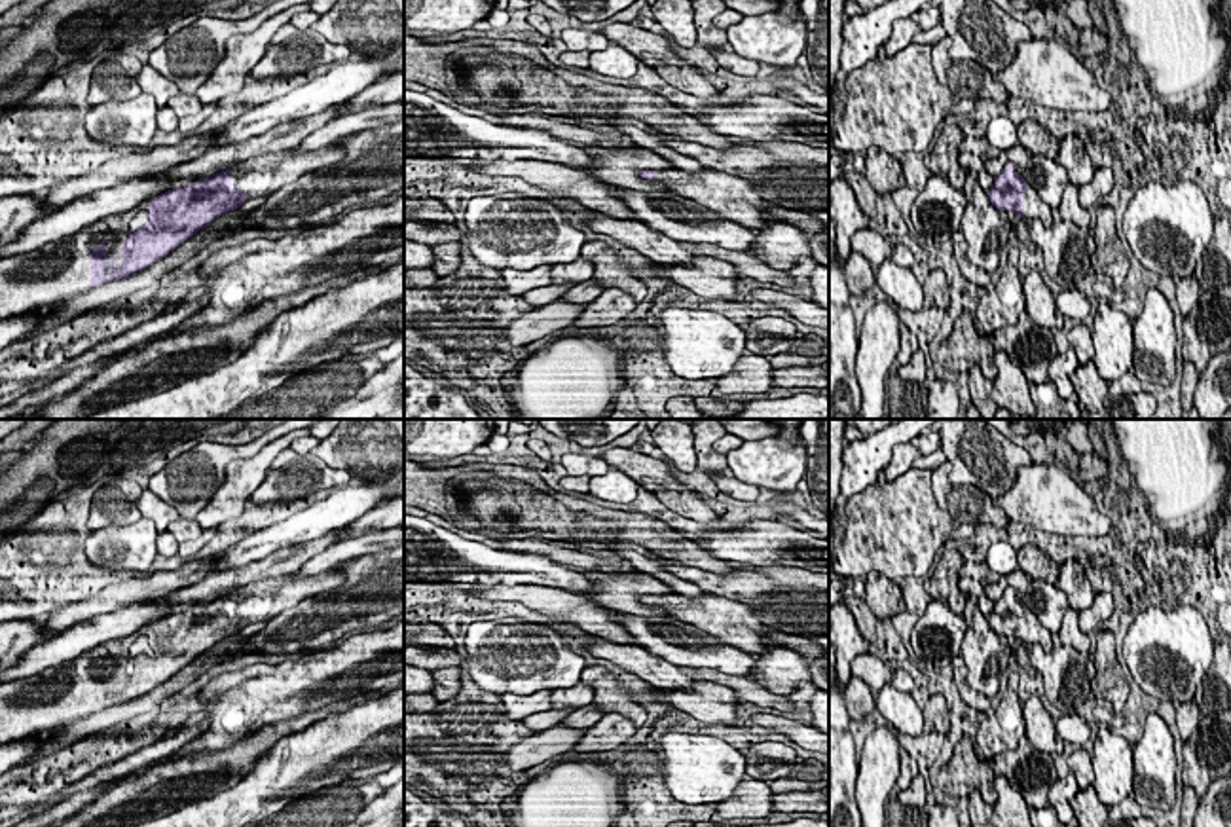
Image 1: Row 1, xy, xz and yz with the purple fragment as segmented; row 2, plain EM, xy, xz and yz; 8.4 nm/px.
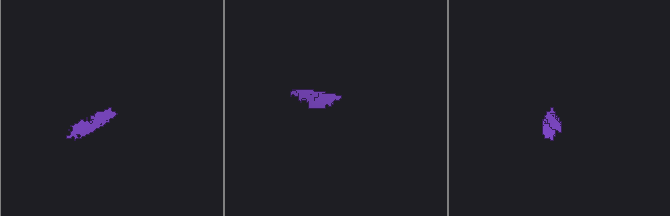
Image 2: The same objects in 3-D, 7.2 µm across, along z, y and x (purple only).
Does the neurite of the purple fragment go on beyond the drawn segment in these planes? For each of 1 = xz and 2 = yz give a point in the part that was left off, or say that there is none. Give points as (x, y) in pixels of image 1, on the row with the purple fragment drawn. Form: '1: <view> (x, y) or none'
1: xz (738, 200)
2: yz (1034, 207)

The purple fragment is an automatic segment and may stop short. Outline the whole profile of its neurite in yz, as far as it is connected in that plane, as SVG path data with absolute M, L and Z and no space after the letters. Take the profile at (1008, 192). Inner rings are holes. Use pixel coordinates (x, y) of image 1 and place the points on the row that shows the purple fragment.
M1007 163L1001 173L994 176L988 199L998 211L1013 211L1022 218L1039 218L1047 230L1055 222L1051 207L1024 182L1013 163Z

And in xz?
M715 169L639 171L639 176L664 182L668 192L675 192L685 199L707 207L723 220L732 220L753 230L761 230L774 222L764 211L766 207L774 207L774 203L761 197L761 188L755 186L755 180L732 176Z

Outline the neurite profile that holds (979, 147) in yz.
M967 135L964 137L964 140L960 144L960 152L971 152L971 154L979 156L983 161L994 159L1000 154L1000 150L994 148L986 140L986 137L981 137L981 138L973 137L971 138Z

